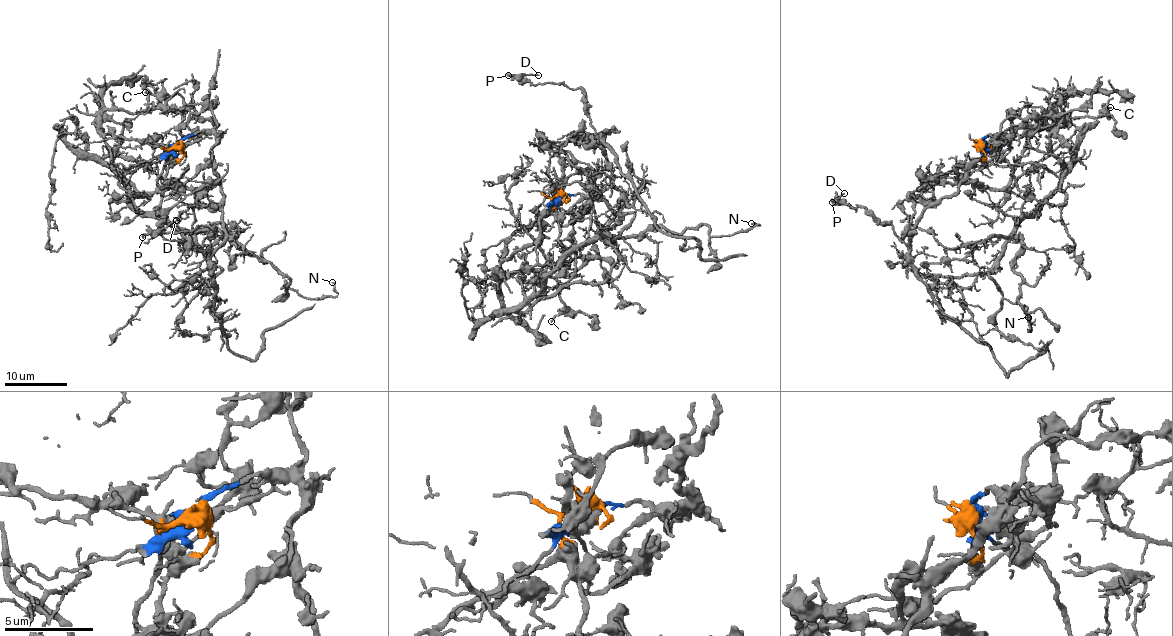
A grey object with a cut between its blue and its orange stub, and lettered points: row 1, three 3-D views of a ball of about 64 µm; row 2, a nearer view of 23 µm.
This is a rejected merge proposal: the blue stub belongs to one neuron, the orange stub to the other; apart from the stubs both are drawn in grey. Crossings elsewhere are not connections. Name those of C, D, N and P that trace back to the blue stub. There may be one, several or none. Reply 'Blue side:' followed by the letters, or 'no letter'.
Blue side: D, P

